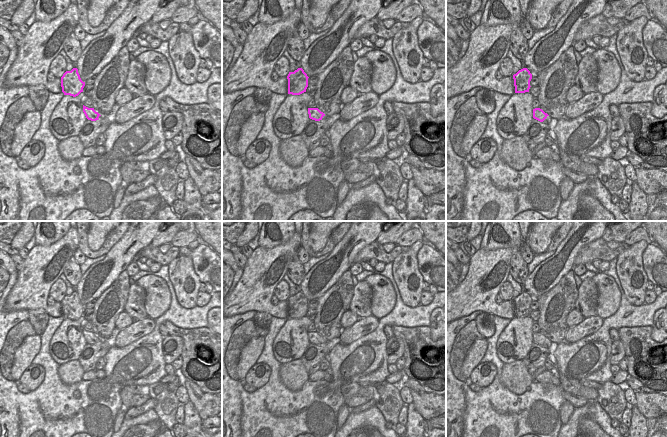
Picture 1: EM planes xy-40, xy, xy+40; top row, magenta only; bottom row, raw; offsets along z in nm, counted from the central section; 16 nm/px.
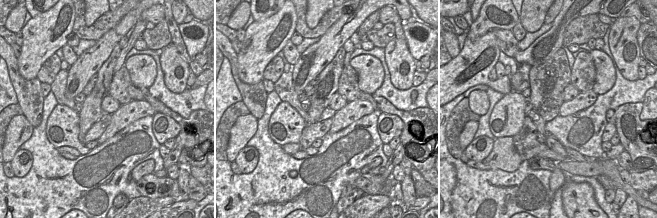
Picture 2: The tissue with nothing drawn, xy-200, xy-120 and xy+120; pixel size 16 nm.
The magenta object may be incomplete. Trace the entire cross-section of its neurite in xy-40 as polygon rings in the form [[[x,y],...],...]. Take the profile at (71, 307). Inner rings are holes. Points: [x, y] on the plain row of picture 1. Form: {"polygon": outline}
{"polygon": [[[77,292],[66,295],[61,301],[61,311],[64,319],[76,321],[83,316],[84,310],[85,306],[81,304]]]}

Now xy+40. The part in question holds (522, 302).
{"polygon": [[[527,292],[519,294],[516,298],[513,299],[515,317],[525,317],[529,316],[530,305],[532,303],[532,298]]]}

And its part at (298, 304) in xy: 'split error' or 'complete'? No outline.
complete

